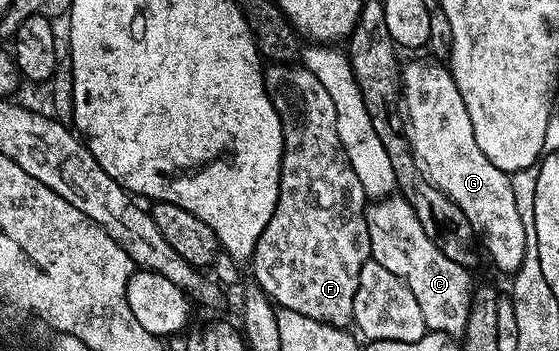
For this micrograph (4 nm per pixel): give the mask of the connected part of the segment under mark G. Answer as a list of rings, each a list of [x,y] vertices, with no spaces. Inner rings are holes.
[[[434,58],[427,60],[411,60],[401,68],[401,108],[405,113],[405,135],[411,144],[411,152],[419,163],[422,175],[429,183],[440,188],[447,197],[469,218],[476,237],[487,247],[491,260],[503,272],[514,274],[523,266],[527,239],[525,225],[521,223],[521,214],[517,214],[517,198],[513,198],[513,186],[508,173],[501,171],[477,146],[477,138],[473,138],[473,122],[469,122],[469,110],[465,110],[465,102],[461,98],[461,90],[451,77],[451,69],[446,63]]]

